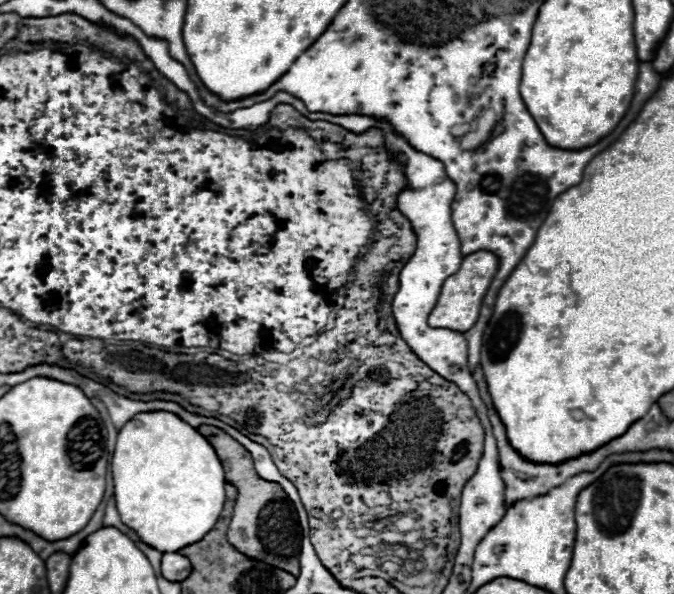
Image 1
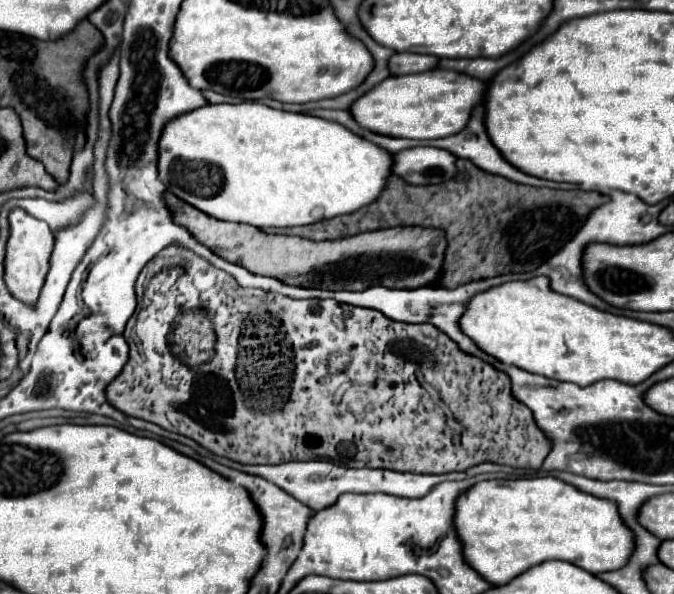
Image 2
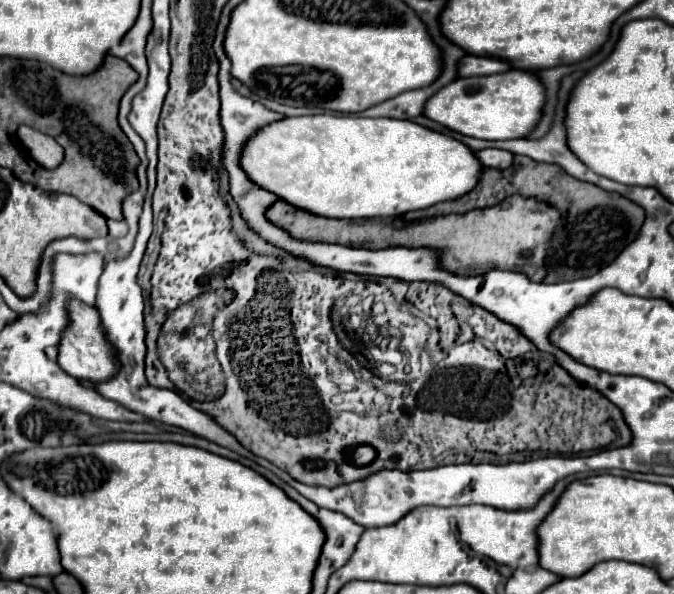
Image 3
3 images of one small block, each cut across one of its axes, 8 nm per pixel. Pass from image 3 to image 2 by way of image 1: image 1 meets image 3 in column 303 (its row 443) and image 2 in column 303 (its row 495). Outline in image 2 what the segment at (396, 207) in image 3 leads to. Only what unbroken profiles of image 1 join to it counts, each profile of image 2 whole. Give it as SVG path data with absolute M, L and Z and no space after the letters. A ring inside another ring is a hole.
M258 102L242 104L208 104L178 120L170 120L160 140L158 170L160 180L178 198L194 208L230 222L244 222L258 228L284 228L312 220L310 224L352 214L380 198L392 176L394 154L378 144L354 134L338 122L310 114L274 110Z

